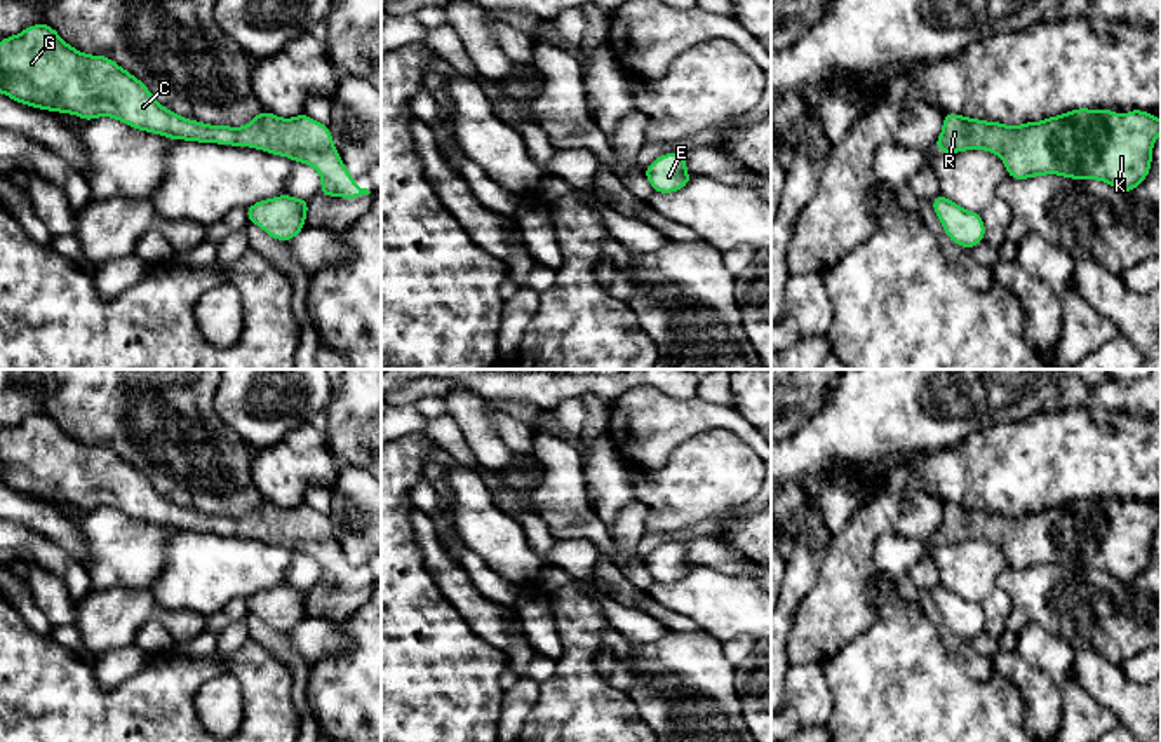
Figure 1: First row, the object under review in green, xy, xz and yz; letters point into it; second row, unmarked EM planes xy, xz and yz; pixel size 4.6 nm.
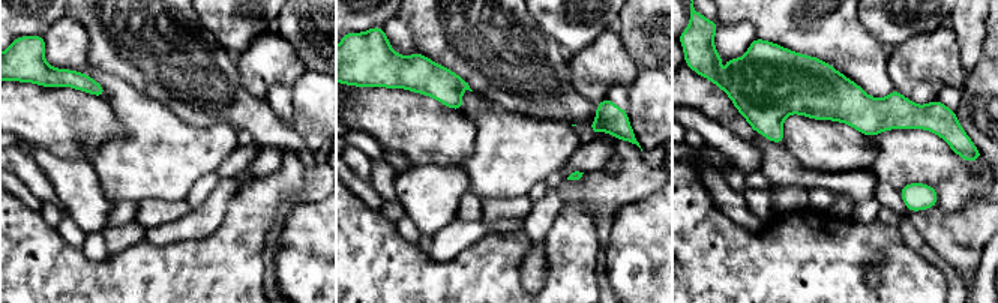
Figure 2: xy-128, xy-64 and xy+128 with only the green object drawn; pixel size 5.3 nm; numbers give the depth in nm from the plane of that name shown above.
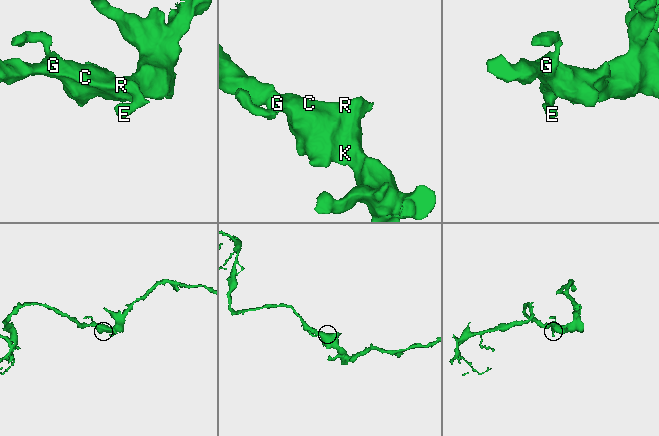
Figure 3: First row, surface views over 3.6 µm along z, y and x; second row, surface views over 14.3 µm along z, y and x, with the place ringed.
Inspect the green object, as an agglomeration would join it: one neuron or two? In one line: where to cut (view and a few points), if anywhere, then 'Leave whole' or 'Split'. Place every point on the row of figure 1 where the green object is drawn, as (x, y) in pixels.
No split. Leave whole

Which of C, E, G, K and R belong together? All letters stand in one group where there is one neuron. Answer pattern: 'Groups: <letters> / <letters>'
Groups: C E G K R

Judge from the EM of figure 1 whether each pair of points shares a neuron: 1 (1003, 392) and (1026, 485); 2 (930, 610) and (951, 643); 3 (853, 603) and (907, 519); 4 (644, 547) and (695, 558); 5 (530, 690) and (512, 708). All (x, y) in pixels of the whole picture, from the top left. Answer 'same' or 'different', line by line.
1: different
2: same
3: same
4: different
5: same

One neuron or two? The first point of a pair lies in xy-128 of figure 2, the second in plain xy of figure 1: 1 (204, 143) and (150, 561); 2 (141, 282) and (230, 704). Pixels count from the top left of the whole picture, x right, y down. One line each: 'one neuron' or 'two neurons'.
1: two neurons
2: two neurons

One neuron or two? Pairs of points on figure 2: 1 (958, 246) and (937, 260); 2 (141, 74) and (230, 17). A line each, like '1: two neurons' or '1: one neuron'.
1: two neurons
2: two neurons

